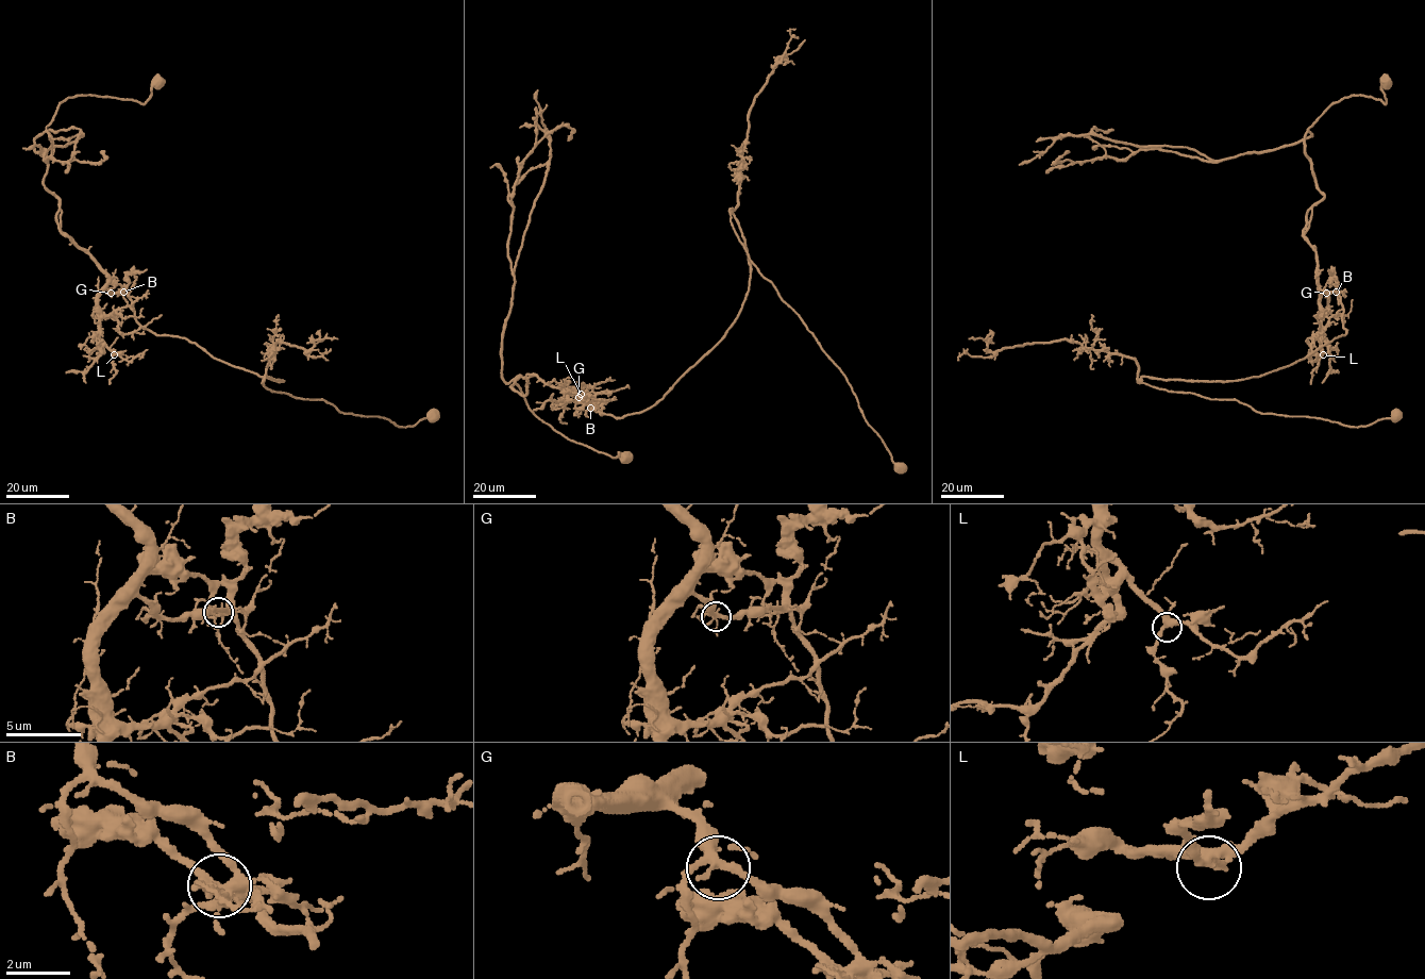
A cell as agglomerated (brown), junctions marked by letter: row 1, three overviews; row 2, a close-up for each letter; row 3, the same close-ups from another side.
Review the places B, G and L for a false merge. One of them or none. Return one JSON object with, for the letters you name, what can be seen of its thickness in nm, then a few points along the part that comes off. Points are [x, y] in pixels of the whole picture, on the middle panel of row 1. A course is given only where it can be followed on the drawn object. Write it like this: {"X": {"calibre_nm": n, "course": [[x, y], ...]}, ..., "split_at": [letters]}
{"B": {"calibre_nm": 280, "course": [[590, 408], [622, 418], [653, 405], [723, 336], [750, 276], [732, 212], [749, 260], [845, 378], [905, 470]]}, "split_at": ["B"]}

